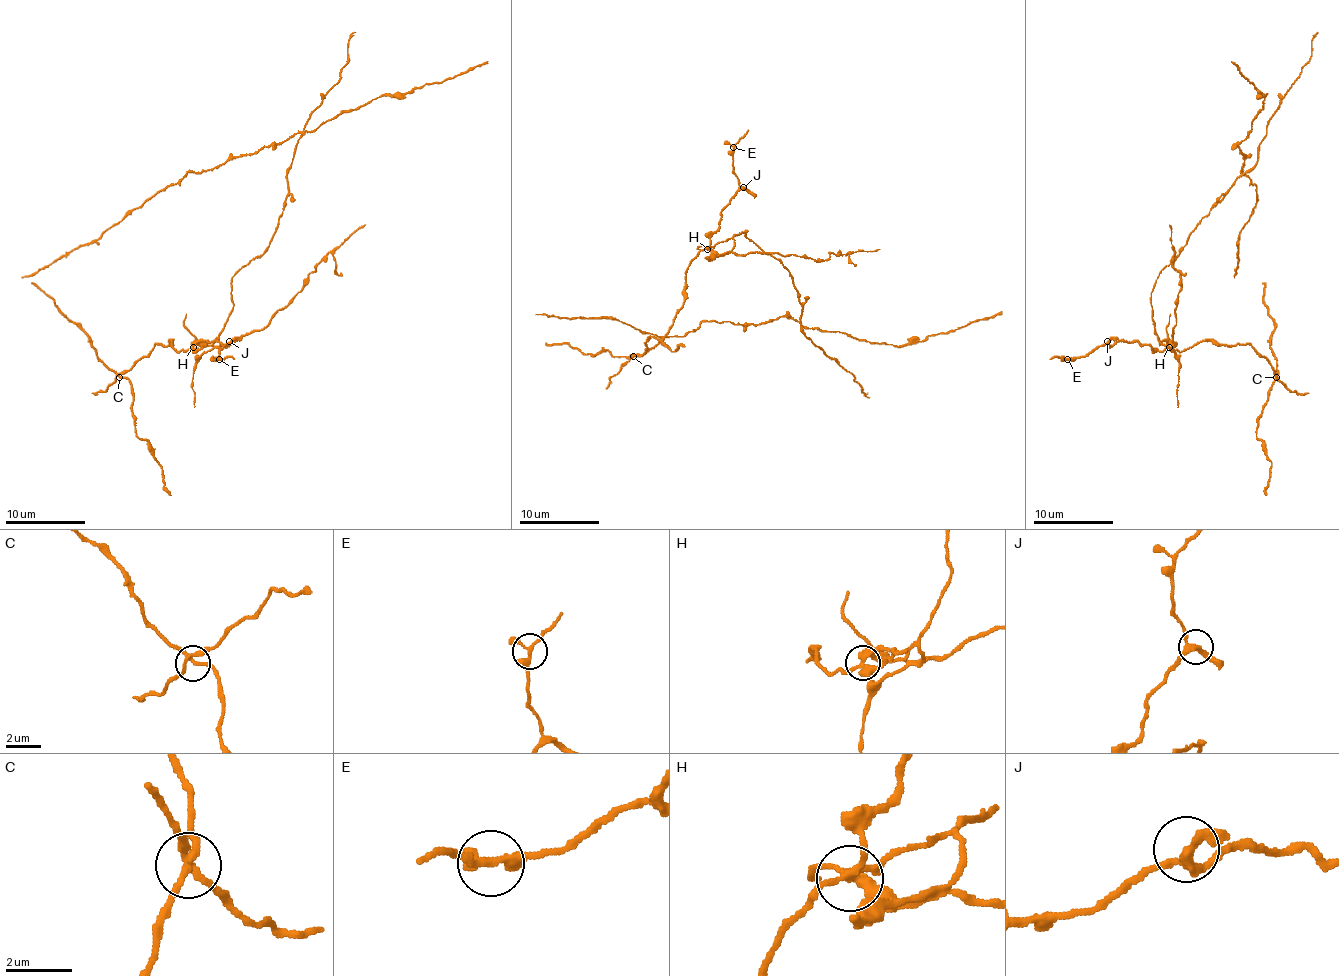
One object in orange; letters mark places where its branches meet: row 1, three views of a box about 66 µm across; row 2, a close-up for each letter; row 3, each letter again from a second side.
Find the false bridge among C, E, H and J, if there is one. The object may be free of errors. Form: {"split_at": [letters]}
{"split_at": ["H"]}

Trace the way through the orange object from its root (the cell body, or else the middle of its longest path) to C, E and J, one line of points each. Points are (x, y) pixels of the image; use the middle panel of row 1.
C: (784, 268), (751, 241), (747, 231), (701, 249), (687, 268), (685, 298), (673, 326), (657, 344), (633, 356)
E: (784, 268), (751, 241), (747, 231), (707, 247), (721, 209), (739, 185), (733, 147)
J: (784, 268), (751, 241), (745, 235), (747, 231), (707, 247), (709, 235), (719, 225), (721, 209), (743, 187)

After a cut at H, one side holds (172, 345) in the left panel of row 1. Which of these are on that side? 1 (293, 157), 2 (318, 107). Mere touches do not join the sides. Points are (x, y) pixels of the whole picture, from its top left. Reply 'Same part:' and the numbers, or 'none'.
Same part: none

